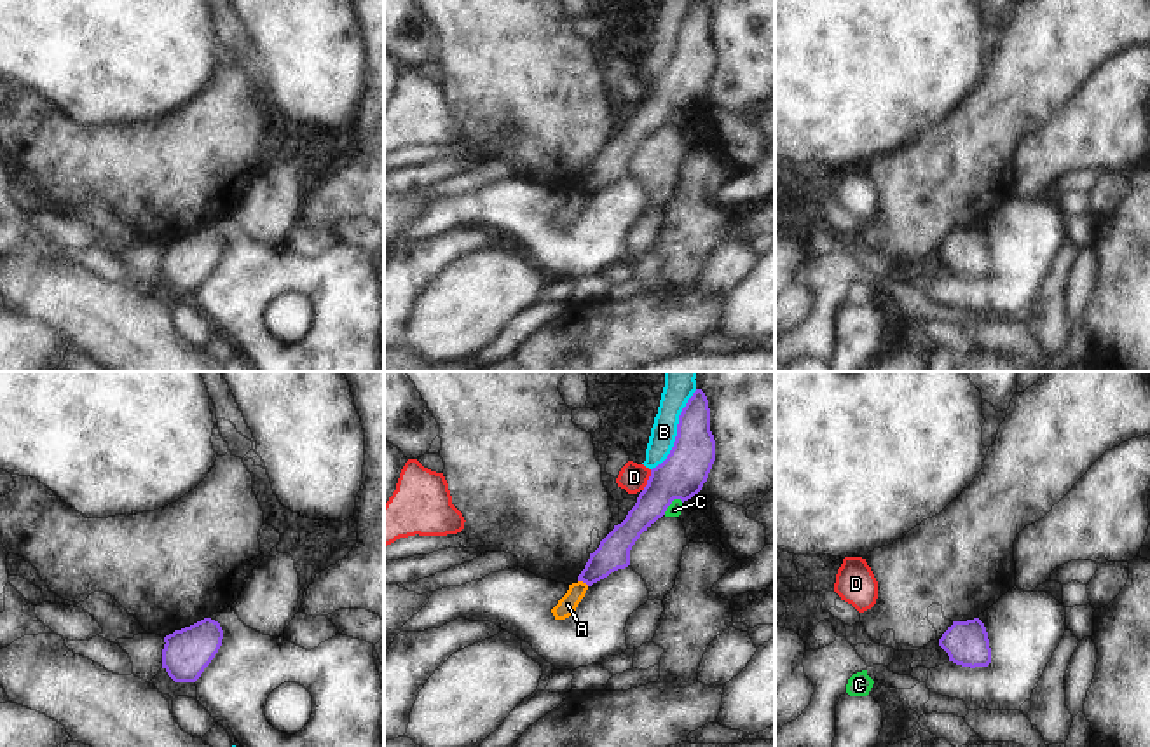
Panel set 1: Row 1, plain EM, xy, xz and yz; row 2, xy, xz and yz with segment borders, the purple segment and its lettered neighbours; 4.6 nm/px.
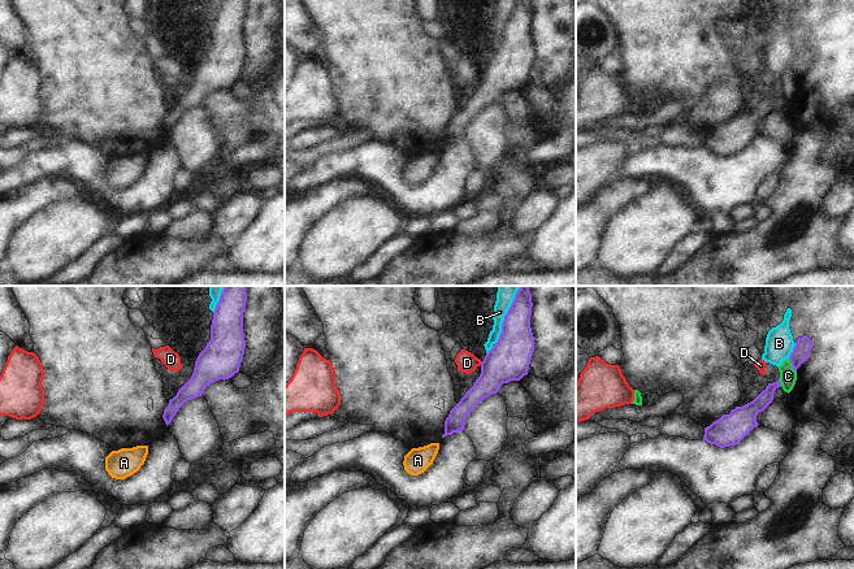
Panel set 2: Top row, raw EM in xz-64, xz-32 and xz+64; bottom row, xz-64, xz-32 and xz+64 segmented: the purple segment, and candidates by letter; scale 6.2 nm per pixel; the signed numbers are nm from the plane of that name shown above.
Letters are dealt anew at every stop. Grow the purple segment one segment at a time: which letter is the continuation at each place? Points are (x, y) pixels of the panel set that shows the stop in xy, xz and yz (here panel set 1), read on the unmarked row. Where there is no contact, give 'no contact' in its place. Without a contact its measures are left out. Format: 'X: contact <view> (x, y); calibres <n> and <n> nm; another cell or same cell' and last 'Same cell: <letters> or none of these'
A: contact xz (583, 191); calibres 150 and 90 nm; another cell
B: contact xz (677, 41); calibres 220 and 120 nm; another cell
C: contact xz (670, 112); calibres 220 and 60 nm; another cell
D: contact xz (648, 89); calibres 220 and 130 nm; another cell
Same cell: none of these

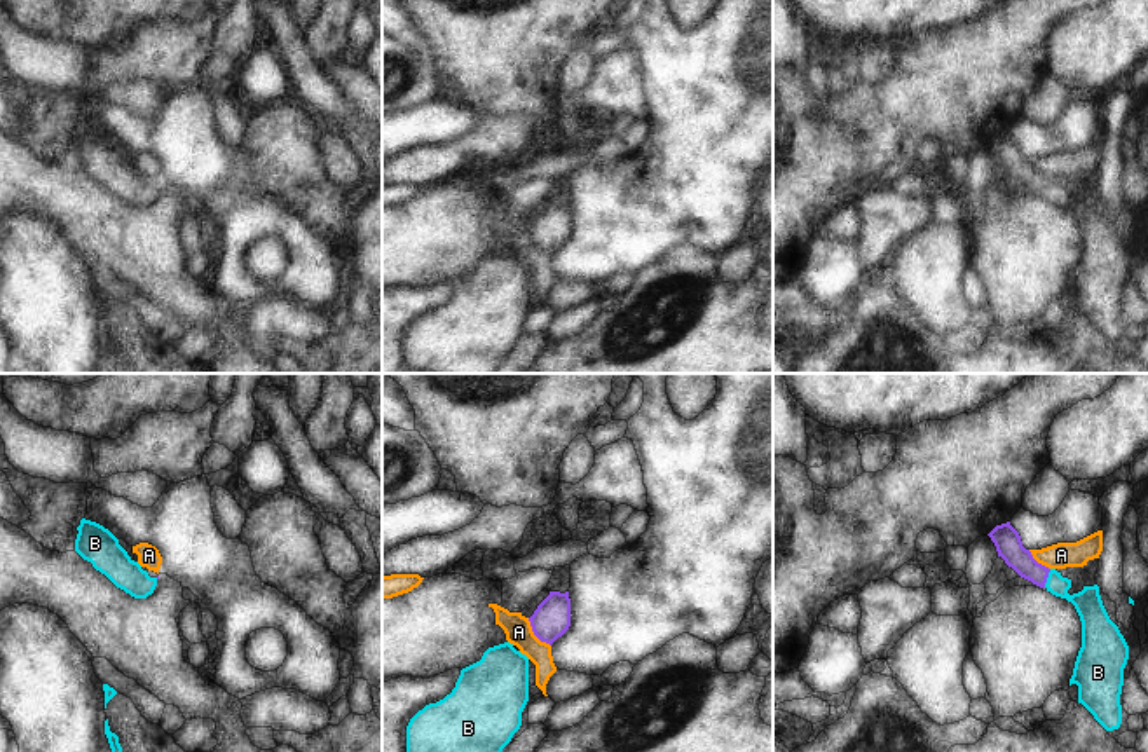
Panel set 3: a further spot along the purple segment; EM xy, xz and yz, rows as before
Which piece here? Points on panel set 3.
A: contact xz (534, 243); calibres 170 and 130 nm; another cell
B: contact yz (1047, 185); calibres 120 and 130 nm; same cell
Same cell: B

